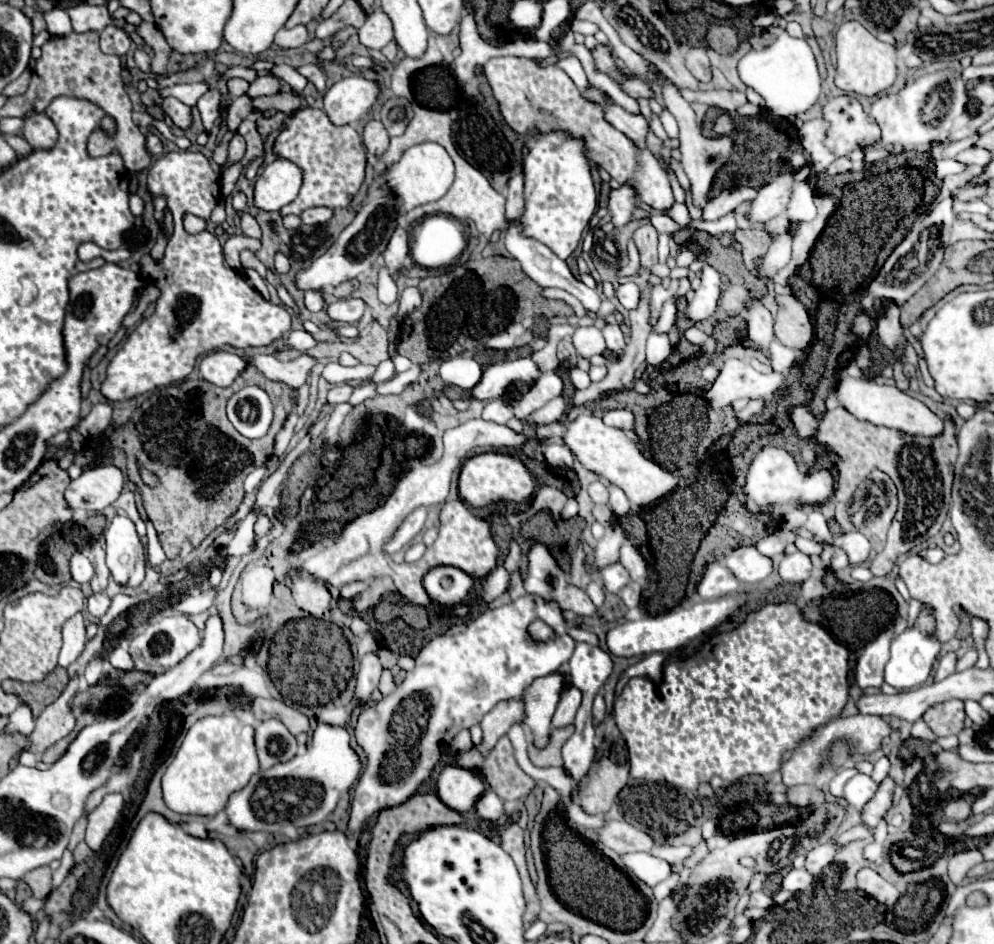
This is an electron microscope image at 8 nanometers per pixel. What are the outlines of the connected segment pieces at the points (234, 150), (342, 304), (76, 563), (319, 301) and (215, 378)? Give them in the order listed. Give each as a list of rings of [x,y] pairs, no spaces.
[[[236,134],[236,136],[232,138],[232,142],[230,142],[230,148],[228,148],[228,162],[226,162],[224,168],[228,168],[230,164],[238,162],[238,160],[244,156],[244,150],[246,150],[246,140],[244,140],[240,134]]]
[[[344,298],[332,302],[332,320],[356,324],[364,316],[366,304],[360,298]]]
[[[74,552],[74,554],[72,554],[70,574],[72,574],[72,580],[76,580],[78,584],[86,584],[86,582],[92,580],[94,568],[92,568],[90,560],[88,560],[82,552]]]
[[[306,292],[304,294],[304,306],[310,310],[310,312],[320,312],[326,302],[322,298],[322,292]]]
[[[214,350],[206,354],[198,366],[202,378],[216,386],[230,386],[244,368],[246,362],[238,354],[226,350]]]

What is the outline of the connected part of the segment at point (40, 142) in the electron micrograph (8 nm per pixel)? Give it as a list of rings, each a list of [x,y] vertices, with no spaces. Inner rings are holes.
[[[28,114],[24,118],[24,138],[34,150],[54,148],[58,140],[58,130],[46,114]]]

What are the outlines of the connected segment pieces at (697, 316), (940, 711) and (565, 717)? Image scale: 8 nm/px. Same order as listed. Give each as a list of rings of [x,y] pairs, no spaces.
[[[704,266],[700,272],[700,288],[694,292],[692,302],[686,308],[688,318],[694,322],[700,322],[704,318],[710,318],[716,310],[716,302],[720,298],[720,274],[712,266]]]
[[[950,700],[934,704],[926,710],[924,722],[932,728],[936,736],[952,736],[964,728],[966,714],[962,700]]]
[[[566,686],[562,696],[560,696],[560,704],[556,706],[556,712],[552,716],[552,726],[554,728],[564,728],[568,724],[574,722],[574,716],[576,716],[576,710],[580,706],[580,700],[582,700],[582,694],[576,686]]]

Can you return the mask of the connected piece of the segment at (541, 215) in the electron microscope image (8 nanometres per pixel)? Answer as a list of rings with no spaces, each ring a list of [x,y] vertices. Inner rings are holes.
[[[552,132],[552,134],[534,134],[528,140],[528,156],[524,160],[524,196],[526,196],[526,208],[520,222],[524,224],[524,234],[540,240],[548,248],[554,250],[556,256],[566,260],[576,246],[582,240],[582,232],[588,228],[588,222],[598,206],[598,194],[590,176],[590,164],[584,156],[584,144],[580,140],[570,138],[564,132]]]

